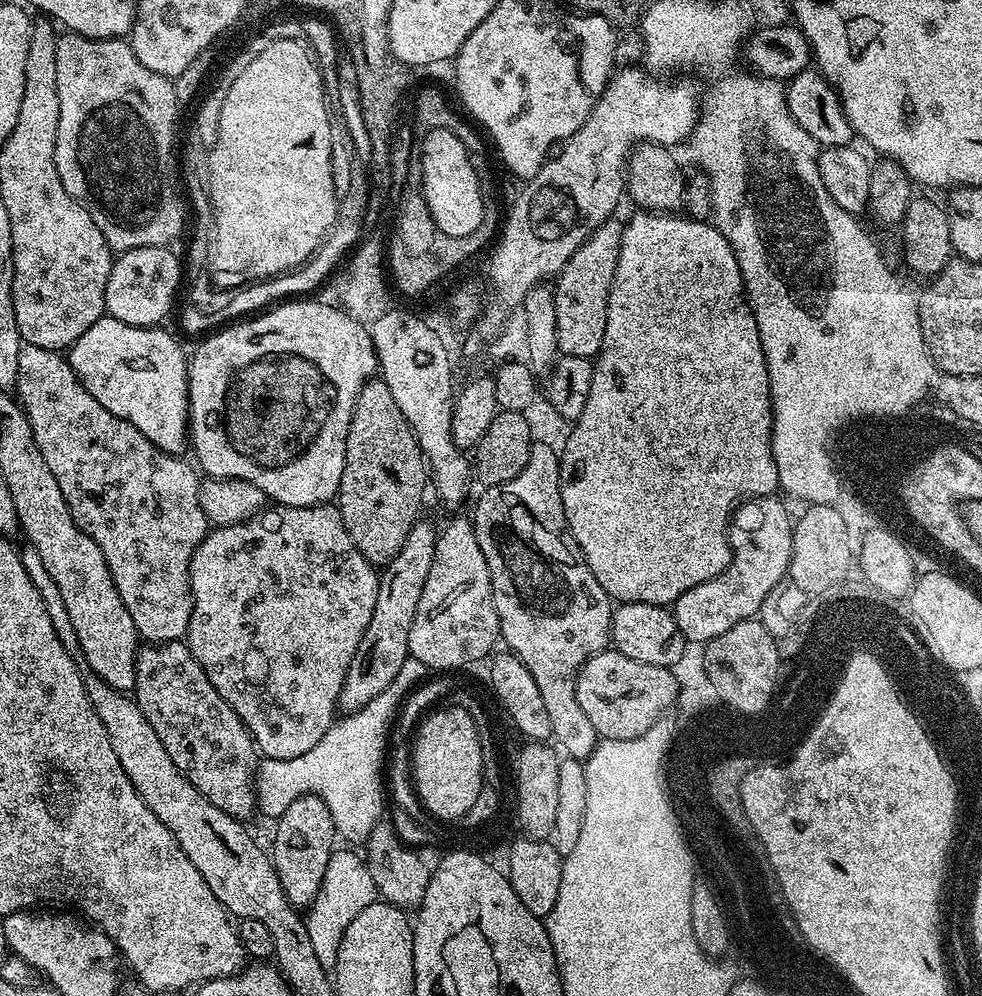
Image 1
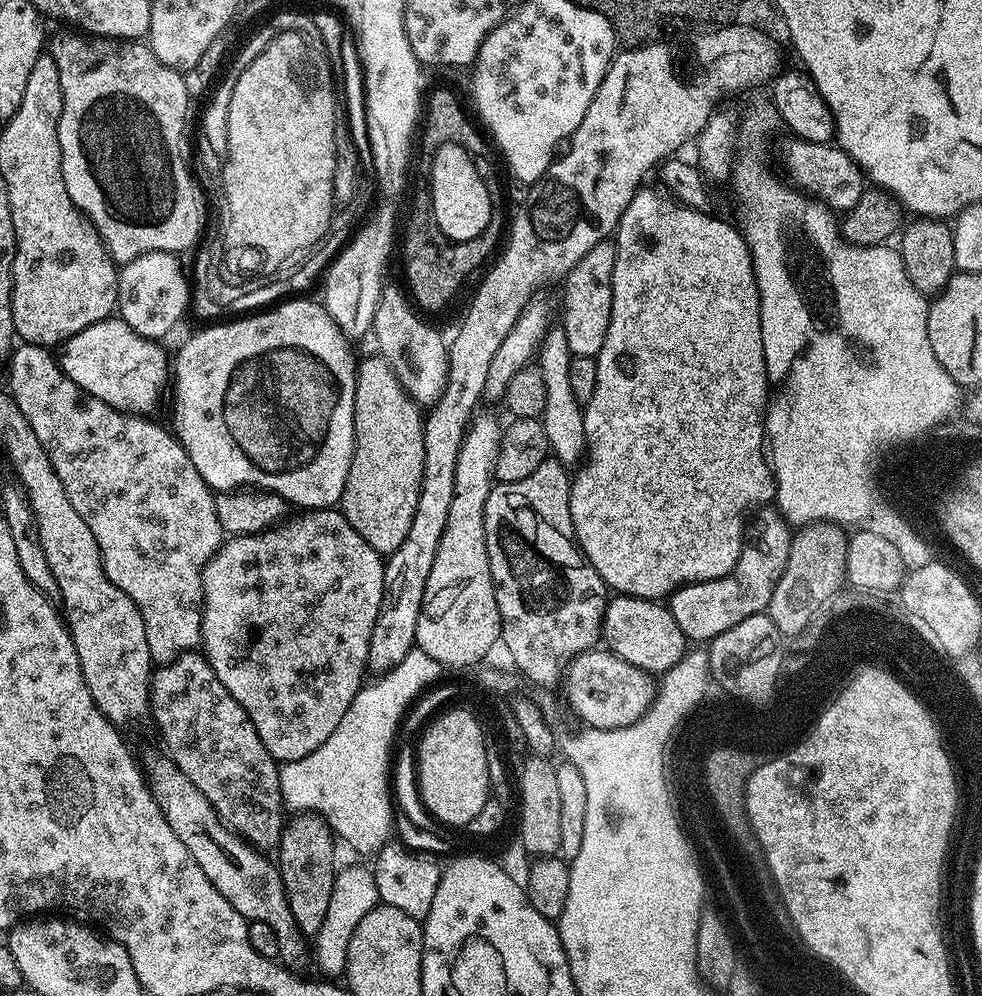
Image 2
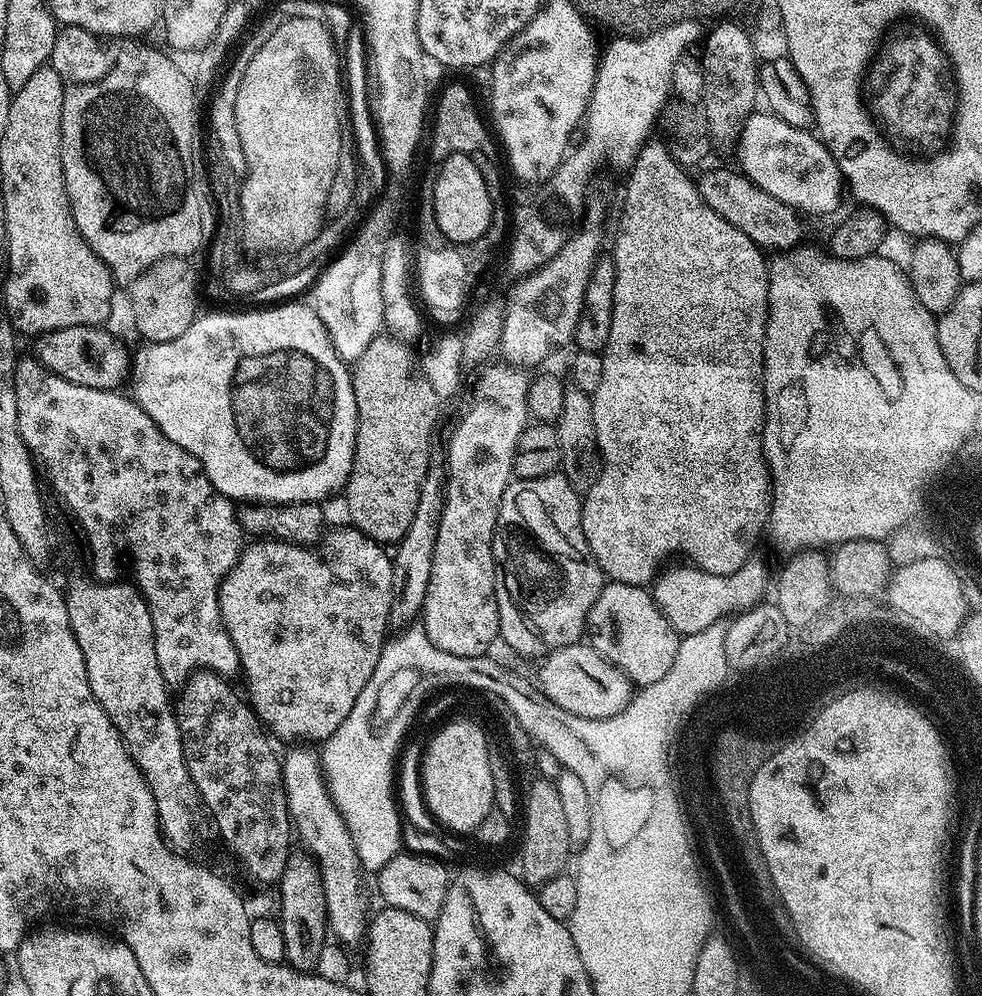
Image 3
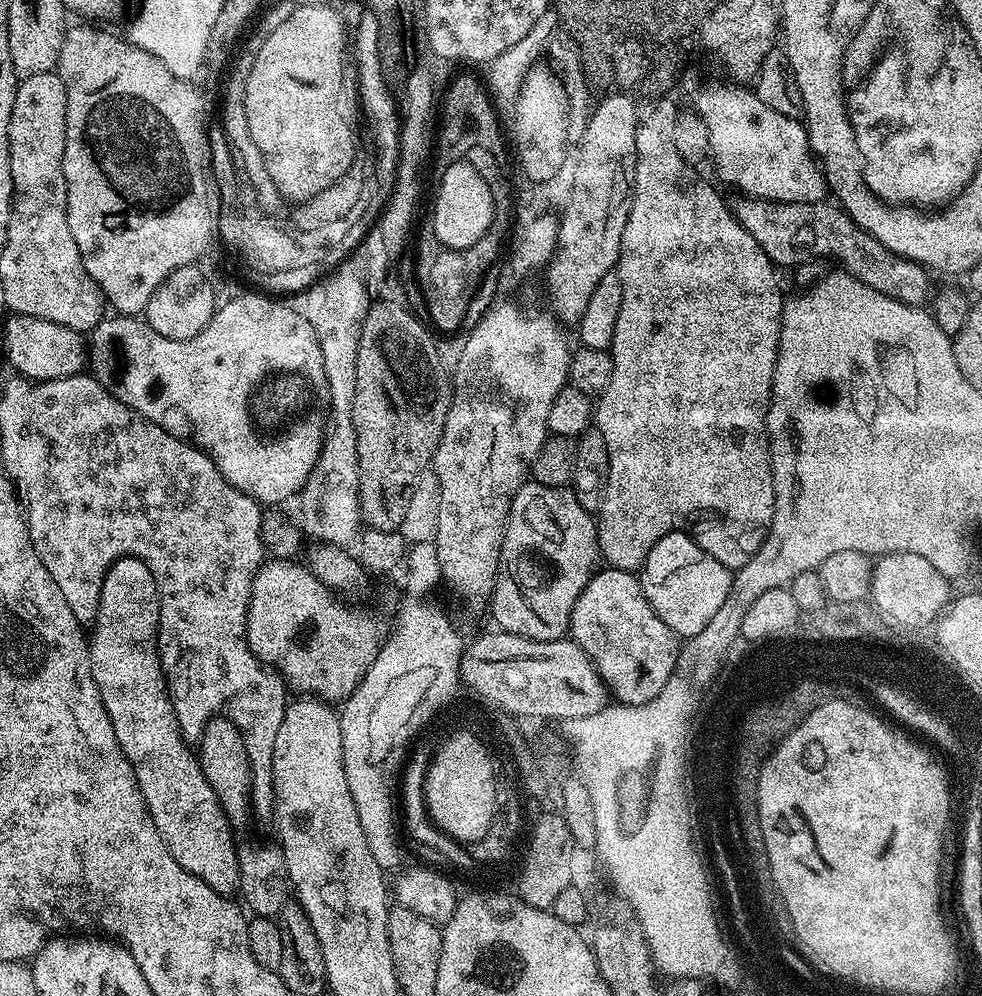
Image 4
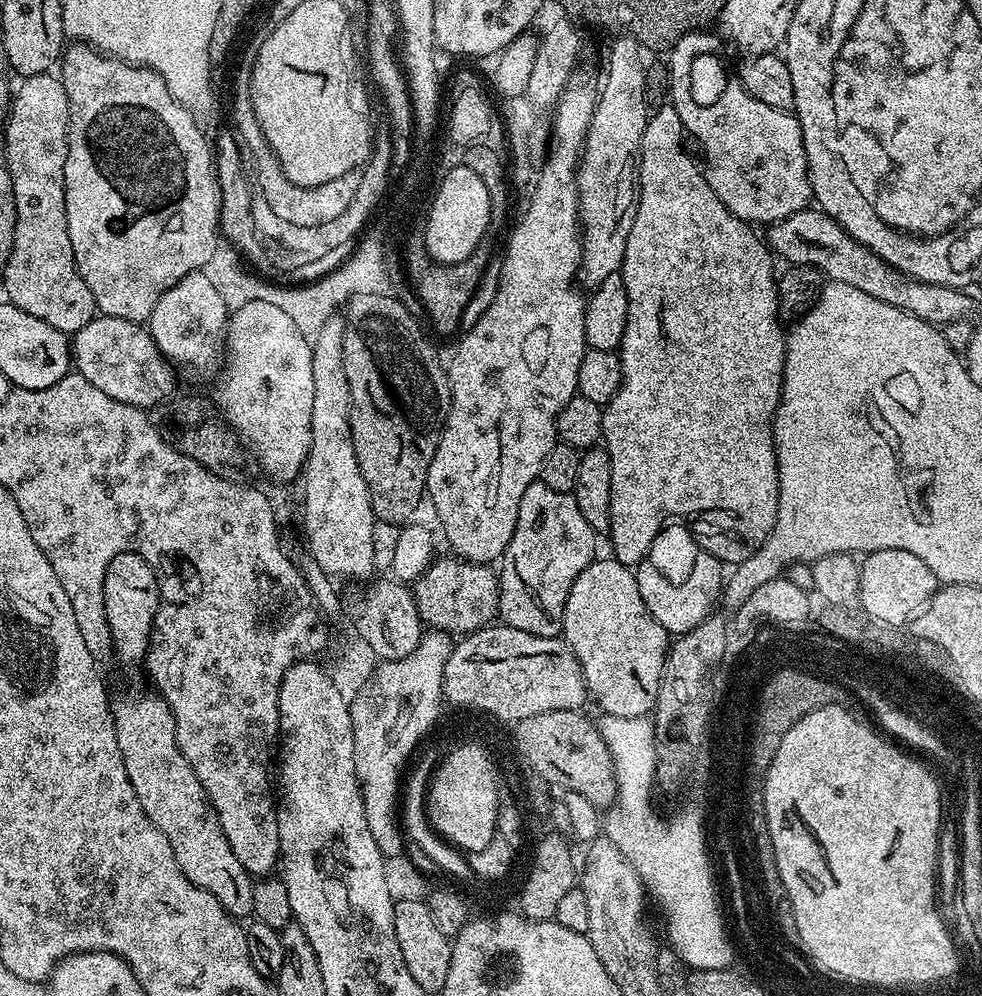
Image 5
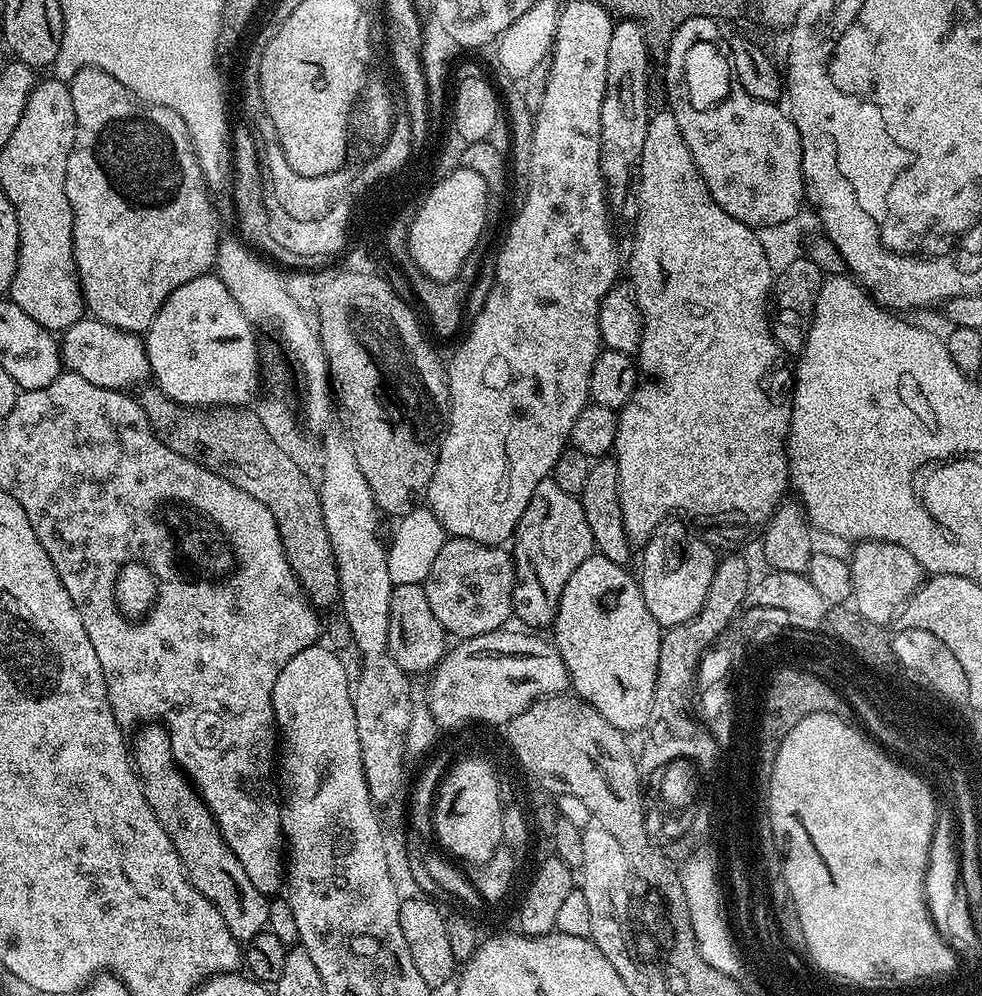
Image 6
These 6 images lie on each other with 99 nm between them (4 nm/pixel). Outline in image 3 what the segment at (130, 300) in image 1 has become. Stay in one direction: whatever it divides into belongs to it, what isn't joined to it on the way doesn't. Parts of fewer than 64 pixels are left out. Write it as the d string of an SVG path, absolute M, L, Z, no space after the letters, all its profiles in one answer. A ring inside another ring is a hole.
M171 256L165 260L159 260L154 266L150 266L141 276L132 281L132 320L136 323L138 331L144 335L145 341L157 344L158 342L170 342L178 338L178 334L186 334L190 326L196 321L198 309L196 303L200 300L200 280L196 277L196 268L191 259L183 256Z

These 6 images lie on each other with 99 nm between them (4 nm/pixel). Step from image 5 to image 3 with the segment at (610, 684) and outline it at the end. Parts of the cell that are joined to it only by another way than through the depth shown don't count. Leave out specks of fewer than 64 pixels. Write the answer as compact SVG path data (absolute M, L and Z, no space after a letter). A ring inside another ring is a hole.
M605 583L590 606L586 640L603 660L609 660L633 685L645 688L658 682L674 663L681 637L658 610L651 591L639 584Z

